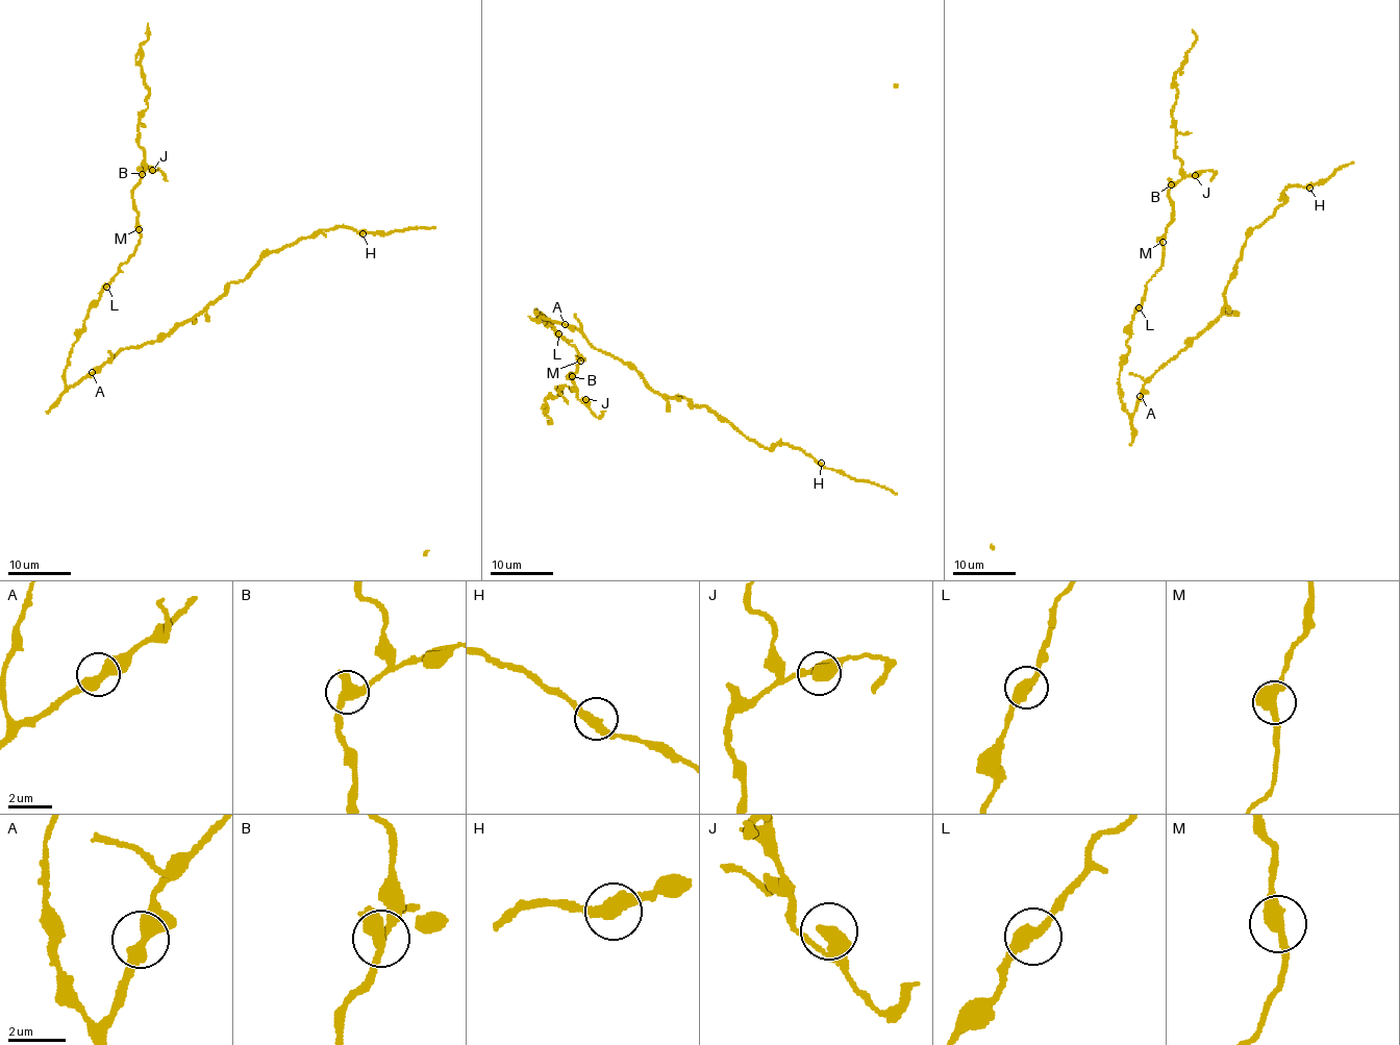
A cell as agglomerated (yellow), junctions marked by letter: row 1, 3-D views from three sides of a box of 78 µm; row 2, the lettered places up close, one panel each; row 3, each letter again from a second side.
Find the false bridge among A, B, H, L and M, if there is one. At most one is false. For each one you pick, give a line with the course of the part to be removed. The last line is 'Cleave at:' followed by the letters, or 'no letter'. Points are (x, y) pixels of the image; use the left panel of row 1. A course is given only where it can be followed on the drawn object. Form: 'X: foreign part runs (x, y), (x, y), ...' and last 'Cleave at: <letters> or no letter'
Cleave at: no letter

